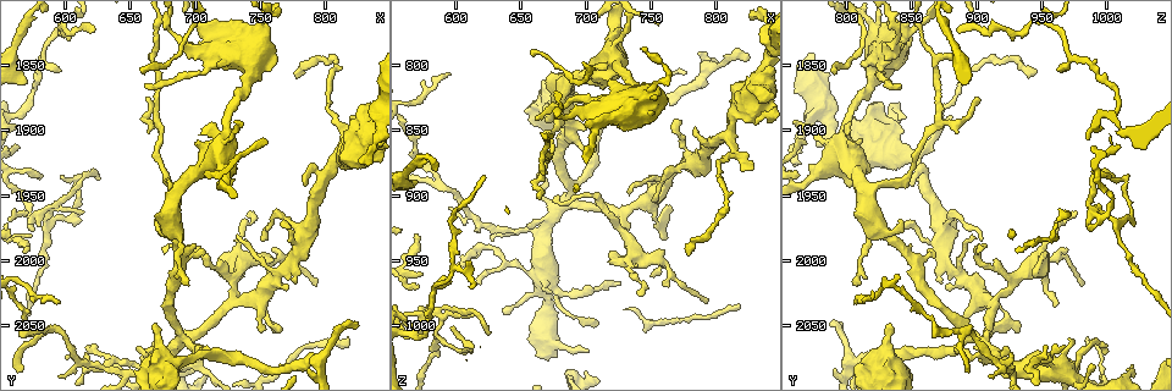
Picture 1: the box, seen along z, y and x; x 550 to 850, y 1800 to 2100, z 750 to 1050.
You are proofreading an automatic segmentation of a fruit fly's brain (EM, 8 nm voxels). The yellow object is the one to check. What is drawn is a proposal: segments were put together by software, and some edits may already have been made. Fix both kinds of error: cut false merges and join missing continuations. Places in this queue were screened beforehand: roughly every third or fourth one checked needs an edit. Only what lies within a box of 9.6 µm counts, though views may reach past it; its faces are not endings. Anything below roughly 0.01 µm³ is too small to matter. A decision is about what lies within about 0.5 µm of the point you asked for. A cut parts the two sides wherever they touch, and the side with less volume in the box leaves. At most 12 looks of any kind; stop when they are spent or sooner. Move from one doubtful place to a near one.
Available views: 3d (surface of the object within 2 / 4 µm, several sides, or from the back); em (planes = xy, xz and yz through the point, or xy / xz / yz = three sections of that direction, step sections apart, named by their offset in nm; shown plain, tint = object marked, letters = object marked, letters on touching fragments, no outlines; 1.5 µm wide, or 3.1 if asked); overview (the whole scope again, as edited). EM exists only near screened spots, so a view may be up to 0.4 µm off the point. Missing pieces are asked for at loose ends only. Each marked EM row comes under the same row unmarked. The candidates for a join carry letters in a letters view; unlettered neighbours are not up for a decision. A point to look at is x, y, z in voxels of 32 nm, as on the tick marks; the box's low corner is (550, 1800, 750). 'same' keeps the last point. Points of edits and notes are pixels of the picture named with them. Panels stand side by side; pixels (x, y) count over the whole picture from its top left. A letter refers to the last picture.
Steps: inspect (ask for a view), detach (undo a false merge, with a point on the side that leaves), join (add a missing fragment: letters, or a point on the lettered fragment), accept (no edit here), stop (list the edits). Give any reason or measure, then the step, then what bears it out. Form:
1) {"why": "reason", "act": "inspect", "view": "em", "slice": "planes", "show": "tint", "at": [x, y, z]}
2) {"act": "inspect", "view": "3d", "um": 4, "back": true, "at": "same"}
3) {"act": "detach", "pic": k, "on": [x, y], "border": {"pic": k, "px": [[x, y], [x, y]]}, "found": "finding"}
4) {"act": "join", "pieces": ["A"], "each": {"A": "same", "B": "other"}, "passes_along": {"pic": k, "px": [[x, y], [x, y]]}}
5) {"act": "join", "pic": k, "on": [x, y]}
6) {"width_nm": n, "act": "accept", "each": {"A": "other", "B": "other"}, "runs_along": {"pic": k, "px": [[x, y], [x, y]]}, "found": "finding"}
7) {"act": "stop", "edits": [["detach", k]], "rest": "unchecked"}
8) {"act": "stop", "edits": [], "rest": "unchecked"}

{"why": "sudden change in width", "act": "inspect", "view": "3d", "um": 4, "at": [708, 1852, 828]}

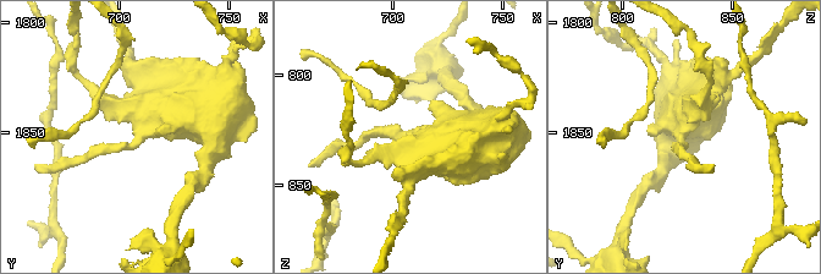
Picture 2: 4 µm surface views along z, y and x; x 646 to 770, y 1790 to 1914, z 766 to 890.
{"why": "need the tissue", "act": "inspect", "view": "em", "slice": "planes", "show": "tint", "at": [709, 1854, 827]}

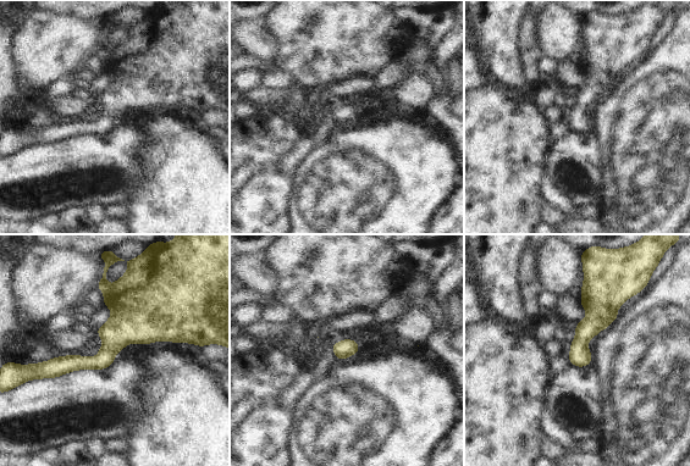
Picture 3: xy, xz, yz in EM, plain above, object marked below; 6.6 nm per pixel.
{"act": "inspect", "view": "em", "slice": "planes", "show": "letters", "at": "same"}

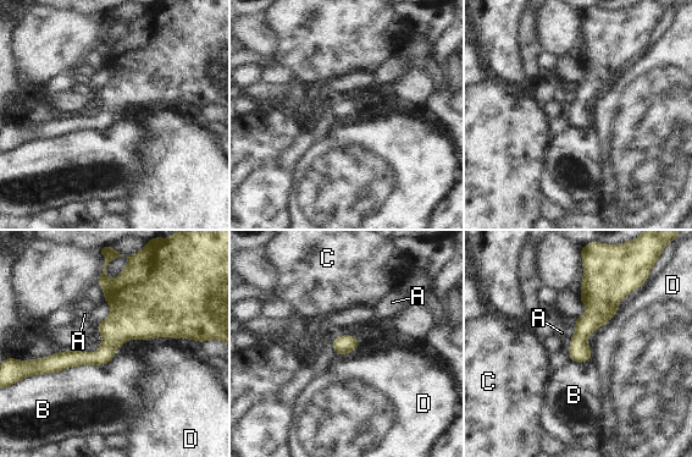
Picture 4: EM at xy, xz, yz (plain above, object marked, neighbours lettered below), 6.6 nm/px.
{"longest_contact_nm": ["B", 550], "act": "accept", "each": {"A": "other", "B": "other", "C": "other", "D": "other"}, "border": {"pic": 4, "px": [[114, 356], [32, 375]]}, "found": "continuous, no second cell"}

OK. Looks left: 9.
{"act": "inspect", "view": "em", "slice": "xy", "step": 4, "show": "tint", "at": [590, 2052, 894]}

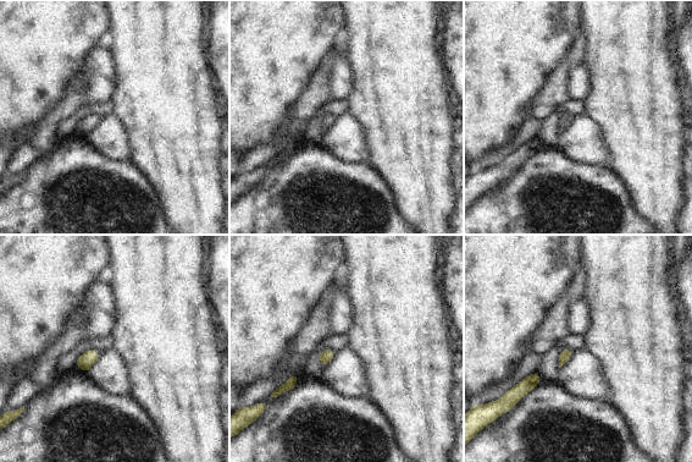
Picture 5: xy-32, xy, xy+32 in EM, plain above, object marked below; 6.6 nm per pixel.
{"why": "cut it another way", "act": "inspect", "view": "em", "slice": "planes", "show": "tint", "at": "same"}

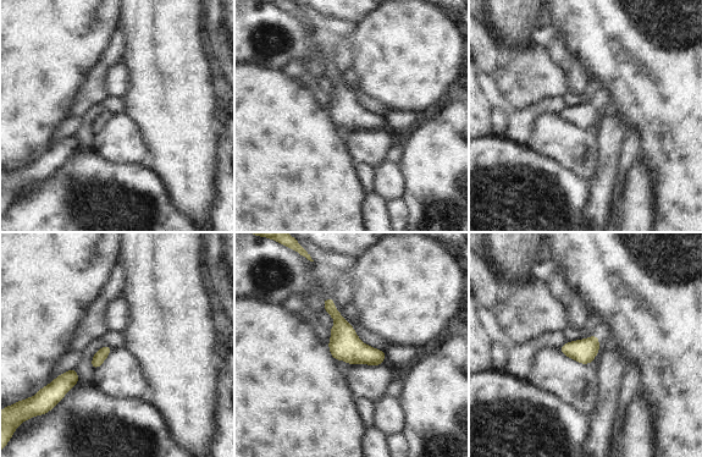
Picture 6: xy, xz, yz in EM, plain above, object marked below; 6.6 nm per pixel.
{"act": "inspect", "view": "em", "slice": "planes", "show": "letters", "at": "same"}

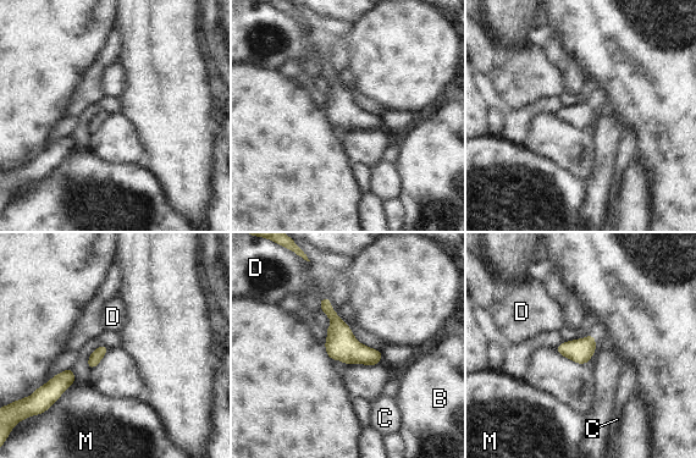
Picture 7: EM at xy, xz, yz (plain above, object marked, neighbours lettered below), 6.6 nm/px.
{"width_nm": 160, "act": "accept", "each": {"B": "other", "C": "other", "D": "other", "M": "other"}, "runs_along": {"pic": 7, "px": [[324, 302], [338, 332], [375, 360]]}, "found": "all the same cell"}

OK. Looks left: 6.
{"why": "thin end", "act": "inspect", "view": "em", "slice": "xz", "step": 4, "show": "tint", "at": [660, 2068, 884]}

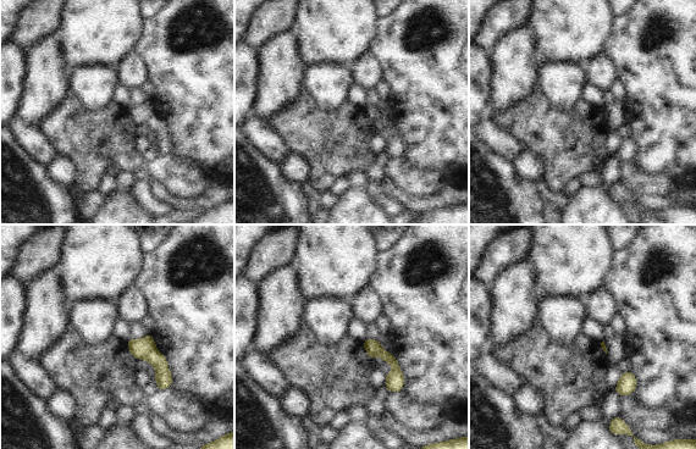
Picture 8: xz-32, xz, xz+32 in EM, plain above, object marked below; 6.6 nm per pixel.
{"why": "another direction", "act": "inspect", "view": "em", "slice": "planes", "show": "letters", "at": "same"}

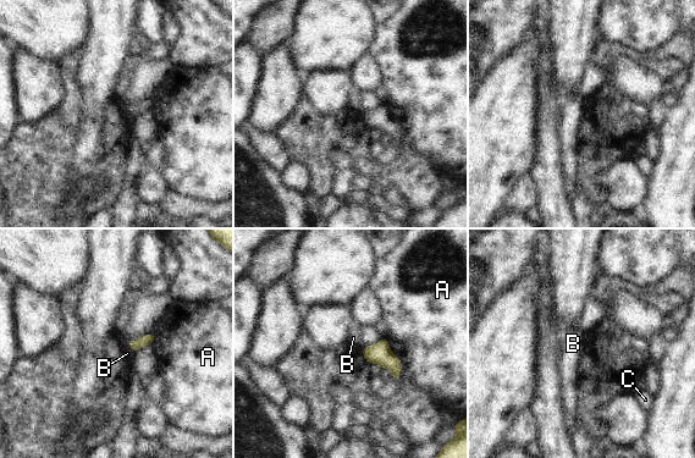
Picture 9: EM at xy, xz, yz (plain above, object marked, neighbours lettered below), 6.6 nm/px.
{"act": "accept", "each": {"A": "other", "B": "other", "C": "other"}, "border": {"pic": 9, "px": [[126, 341], [126, 345], [133, 352]]}, "found": "none of them fits"}

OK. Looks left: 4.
{"why": "stops while still wide", "act": "inspect", "view": "3d", "um": 2, "at": [770, 2022, 876]}

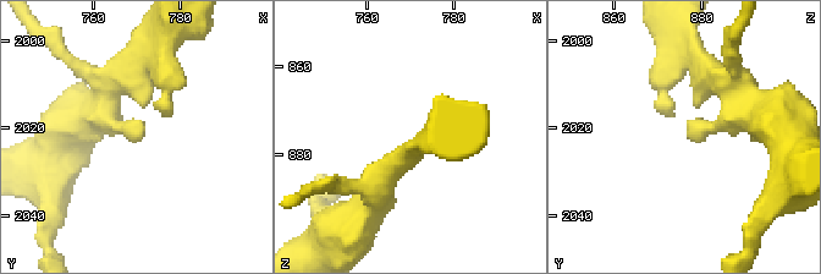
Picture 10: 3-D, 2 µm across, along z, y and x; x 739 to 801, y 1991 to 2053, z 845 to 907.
{"act": "inspect", "view": "em", "slice": "xz", "step": 4, "show": "tint", "at": [771, 2021, 876]}

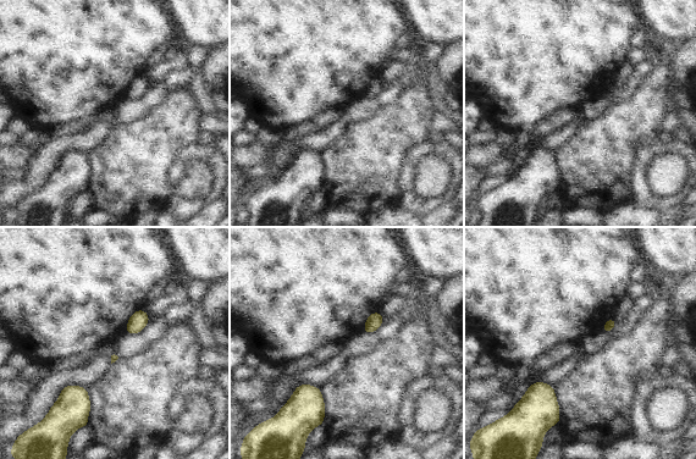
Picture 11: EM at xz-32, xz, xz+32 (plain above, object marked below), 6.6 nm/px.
{"act": "inspect", "view": "em", "slice": "xy", "step": 4, "show": "letters", "at": "same"}

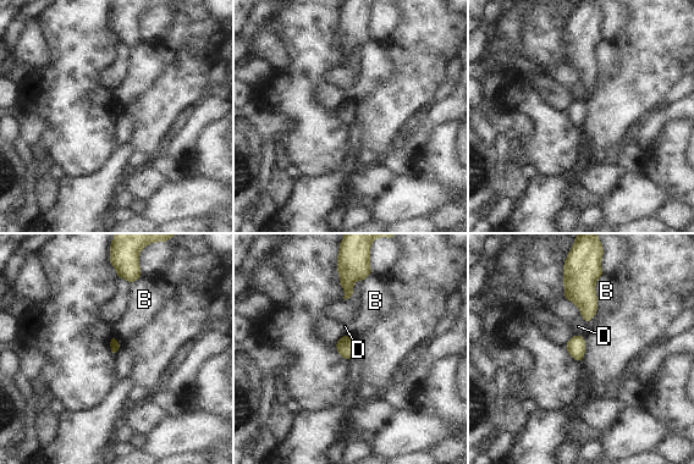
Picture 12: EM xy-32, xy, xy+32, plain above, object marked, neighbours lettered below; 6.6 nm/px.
{"act": "accept", "each": {"B": "other", "D": "other"}, "found": "none of them fits"}

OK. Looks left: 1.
{"act": "stop", "edits": [], "rest": "unchecked"}

